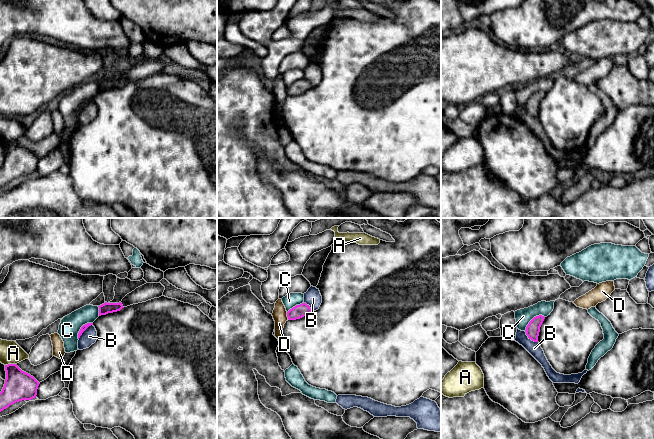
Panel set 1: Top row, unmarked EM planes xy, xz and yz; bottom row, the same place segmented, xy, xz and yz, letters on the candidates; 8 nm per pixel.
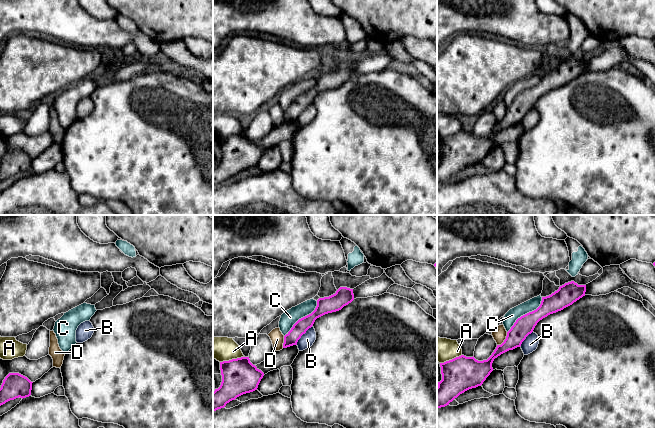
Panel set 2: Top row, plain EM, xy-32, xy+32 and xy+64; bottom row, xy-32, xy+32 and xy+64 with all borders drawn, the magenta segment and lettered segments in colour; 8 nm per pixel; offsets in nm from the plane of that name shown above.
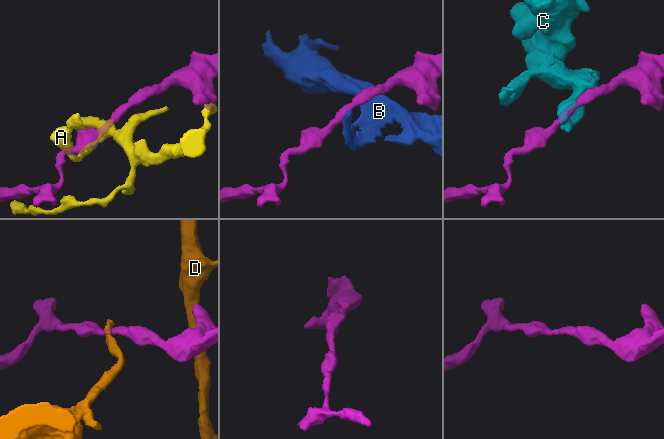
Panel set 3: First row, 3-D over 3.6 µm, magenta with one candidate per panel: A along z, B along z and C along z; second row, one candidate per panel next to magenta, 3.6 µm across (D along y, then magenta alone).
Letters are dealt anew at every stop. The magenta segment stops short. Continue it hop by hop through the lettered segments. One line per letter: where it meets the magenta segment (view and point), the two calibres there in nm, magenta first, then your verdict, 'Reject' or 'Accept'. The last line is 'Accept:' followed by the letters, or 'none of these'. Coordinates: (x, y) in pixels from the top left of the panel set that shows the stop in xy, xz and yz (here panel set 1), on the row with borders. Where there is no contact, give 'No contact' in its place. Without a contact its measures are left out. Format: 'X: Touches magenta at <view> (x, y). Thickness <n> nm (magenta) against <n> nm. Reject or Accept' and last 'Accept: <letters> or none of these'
A: Touches magenta at xy (10, 364). Thickness 240 nm (magenta) against 180 nm. Reject
B: Touches magenta at xy (84, 330). Thickness 50 nm (magenta) against 120 nm. Reject
C: Touches magenta at yz (532, 319). Thickness 110 nm (magenta) against 130 nm. Reject
D: Touches magenta at xz (287, 315). Thickness 110 nm (magenta) against 120 nm. Reject
Accept: none of these

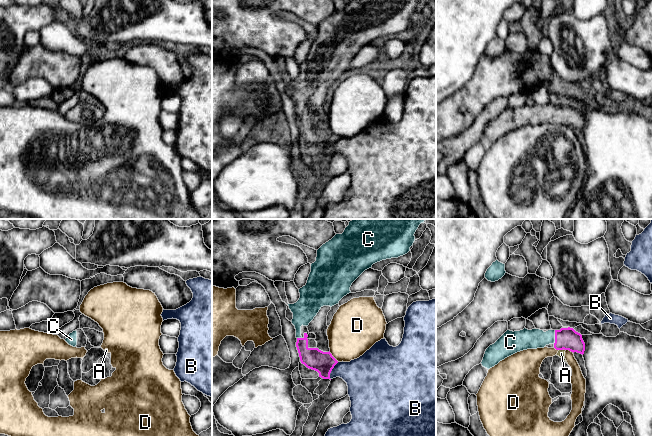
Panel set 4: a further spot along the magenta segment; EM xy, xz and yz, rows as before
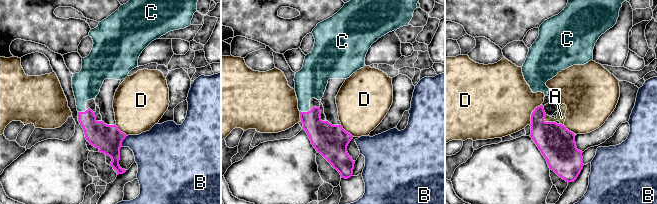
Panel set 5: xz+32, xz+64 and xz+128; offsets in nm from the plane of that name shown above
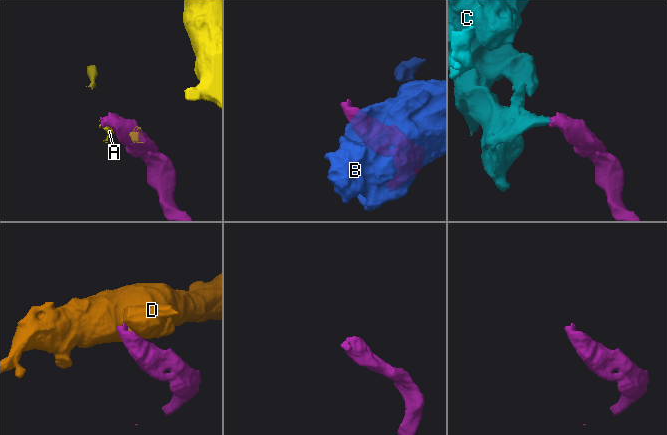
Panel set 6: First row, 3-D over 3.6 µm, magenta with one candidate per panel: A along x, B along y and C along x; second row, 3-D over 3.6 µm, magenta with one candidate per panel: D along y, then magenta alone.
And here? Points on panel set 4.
A: Touches magenta at yz (562, 349). Thickness 180 nm (magenta) against 60 nm. Reject
B: Touches magenta at xz (331, 370). Thickness 180 nm (magenta) against 280 nm. Reject
C: Touches magenta at yz (555, 337). Thickness 180 nm (magenta) against 160 nm. Accept
D: Touches magenta at xz (332, 356). Thickness 180 nm (magenta) against 380 nm. Reject
Accept: C

